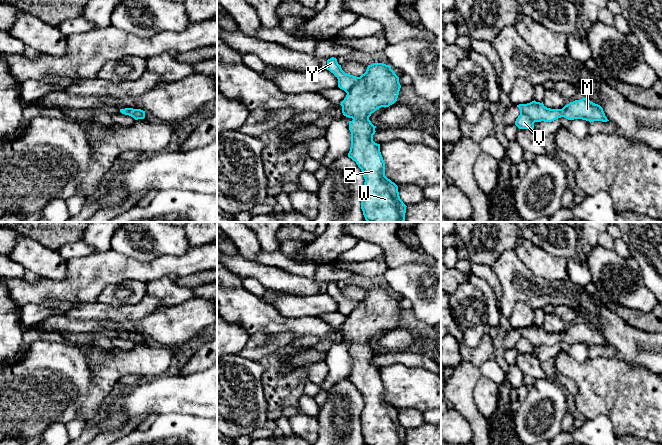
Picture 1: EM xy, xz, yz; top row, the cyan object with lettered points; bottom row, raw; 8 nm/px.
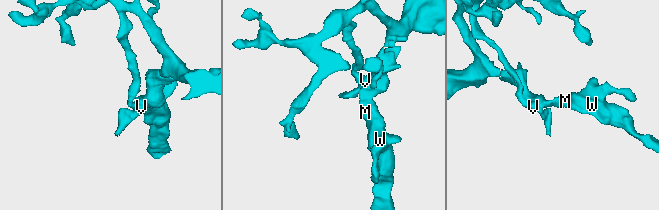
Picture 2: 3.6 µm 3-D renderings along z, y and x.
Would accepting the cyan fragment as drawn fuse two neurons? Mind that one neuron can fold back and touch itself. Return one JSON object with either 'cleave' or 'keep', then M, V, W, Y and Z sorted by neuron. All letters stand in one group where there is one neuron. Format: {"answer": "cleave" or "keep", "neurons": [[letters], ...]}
{"answer": "keep", "neurons": [["M", "V", "W", "Y", "Z"]]}

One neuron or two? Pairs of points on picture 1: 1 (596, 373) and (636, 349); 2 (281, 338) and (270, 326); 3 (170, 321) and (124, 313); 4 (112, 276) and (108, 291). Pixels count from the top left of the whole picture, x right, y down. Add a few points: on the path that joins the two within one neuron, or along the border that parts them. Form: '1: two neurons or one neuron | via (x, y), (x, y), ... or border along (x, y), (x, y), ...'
1: two neurons | border along (616, 356), (642, 367)
2: two neurons | border along (253, 334), (275, 335), (291, 331), (297, 337)
3: two neurons | border along (165, 306), (138, 319), (121, 321)
4: two neurons | border along (133, 279), (108, 284), (97, 300)

